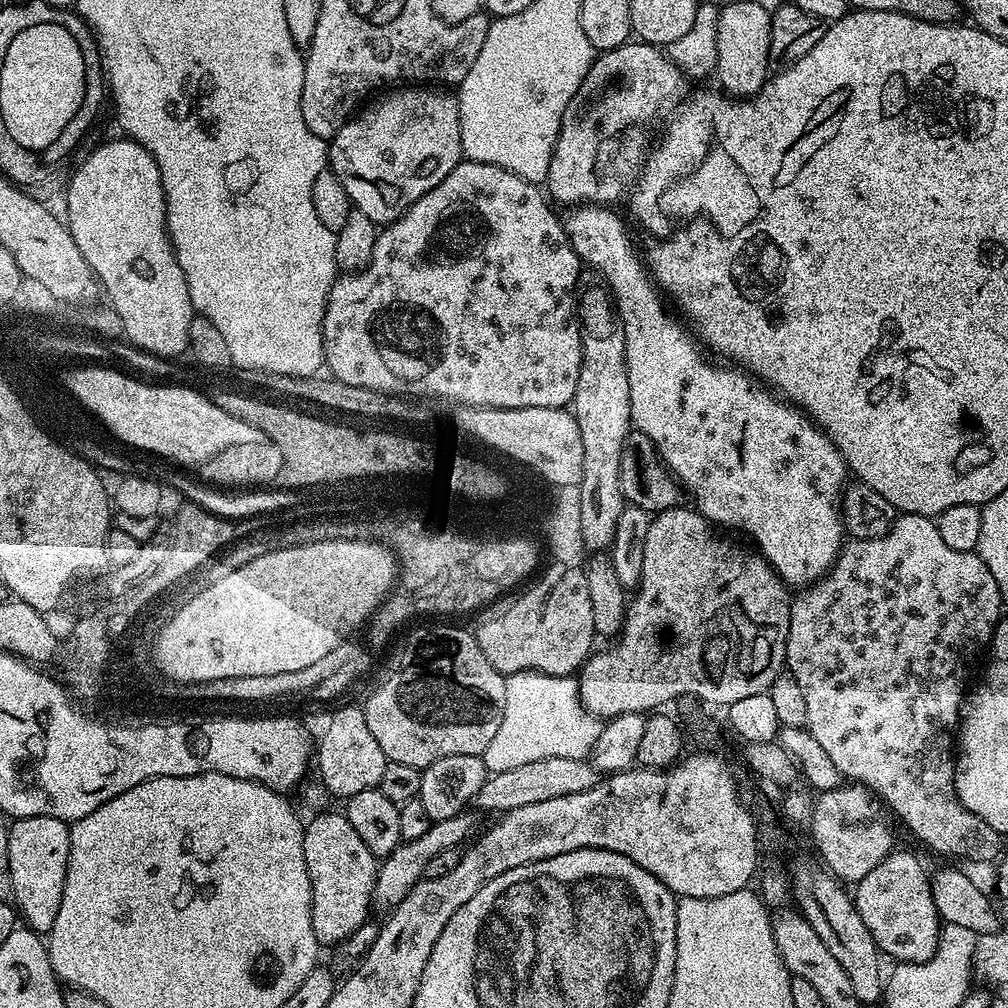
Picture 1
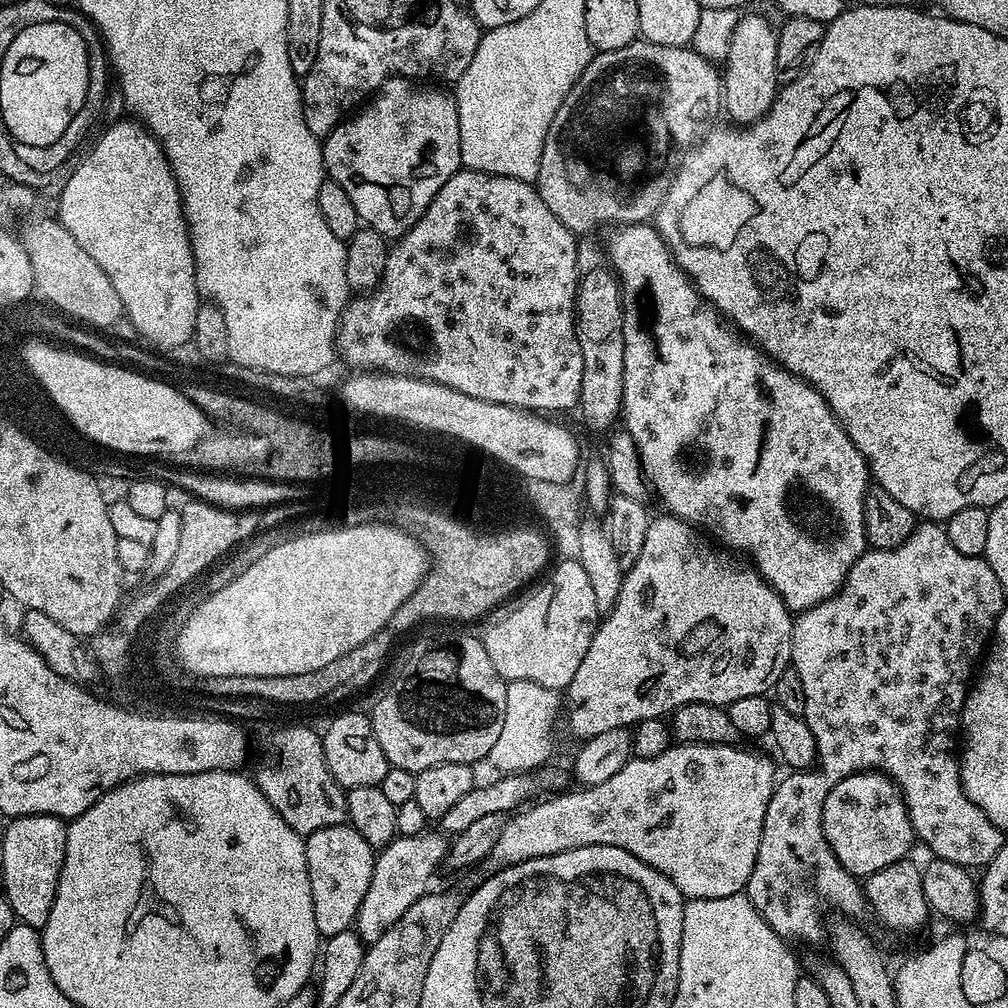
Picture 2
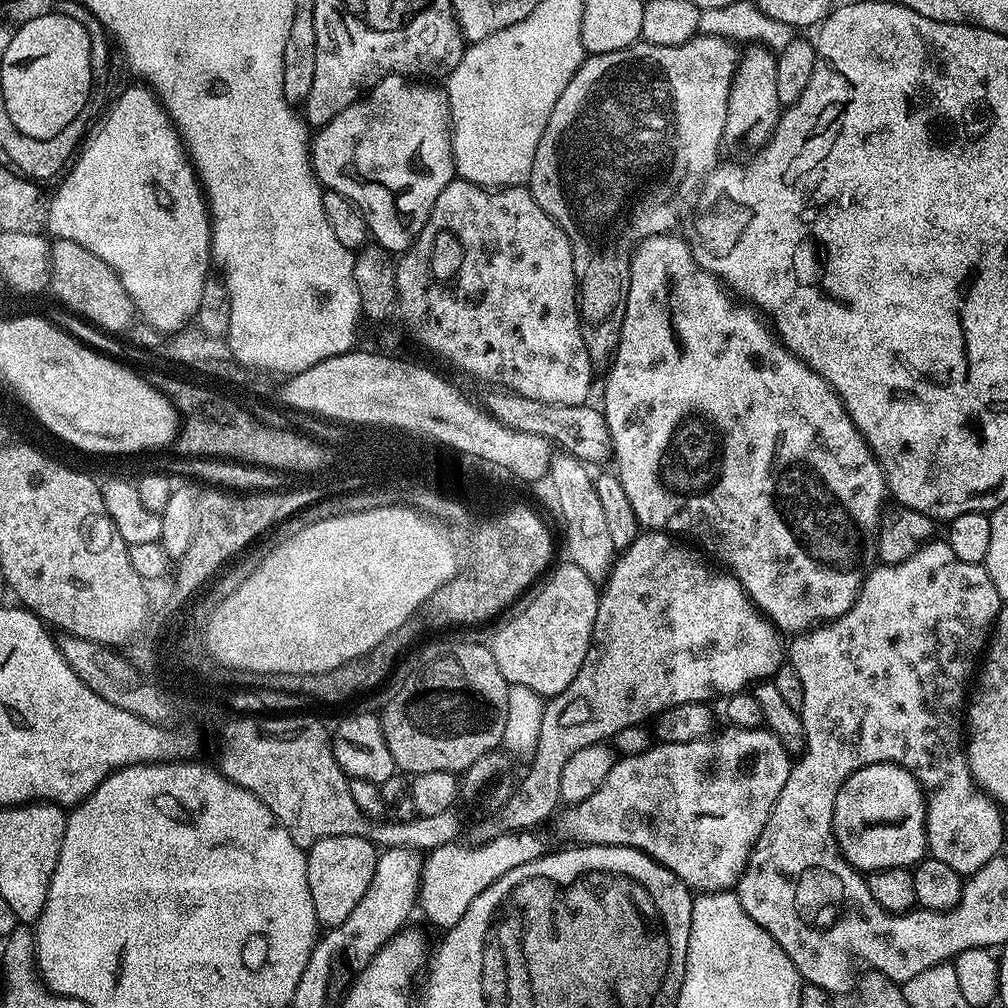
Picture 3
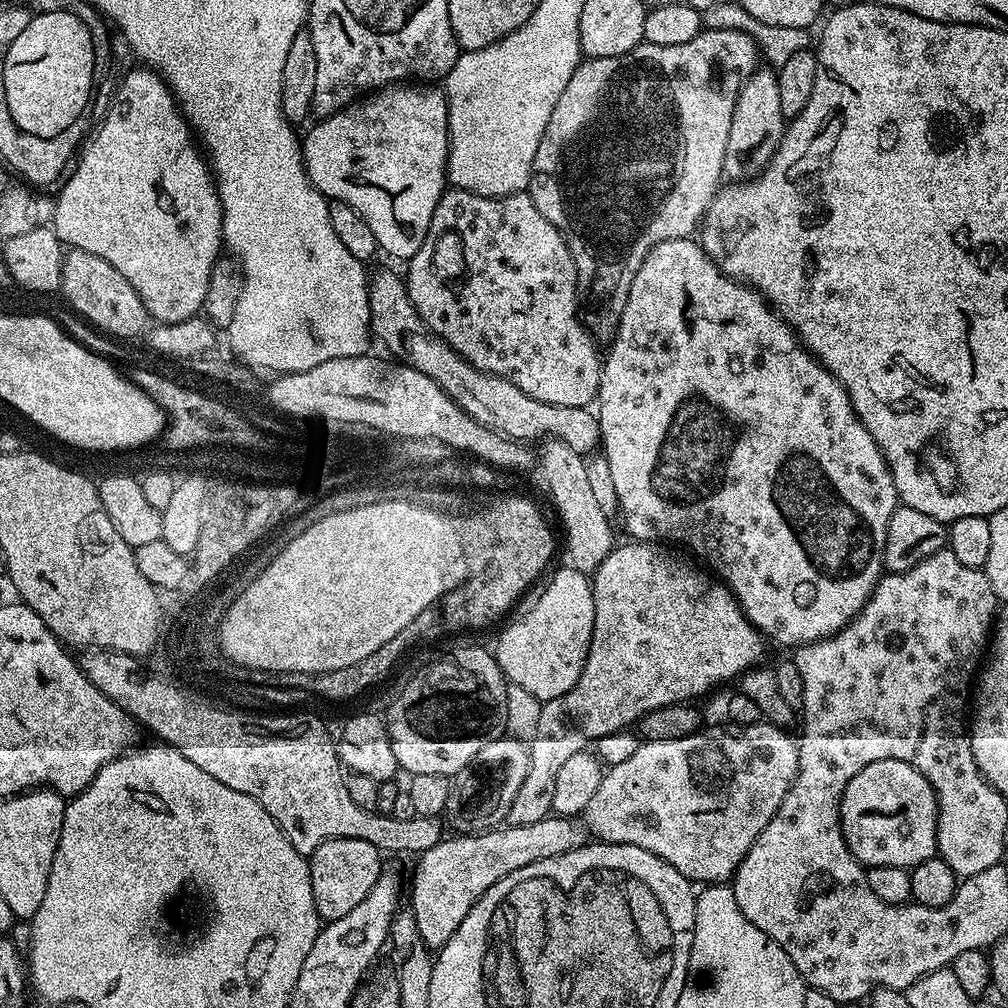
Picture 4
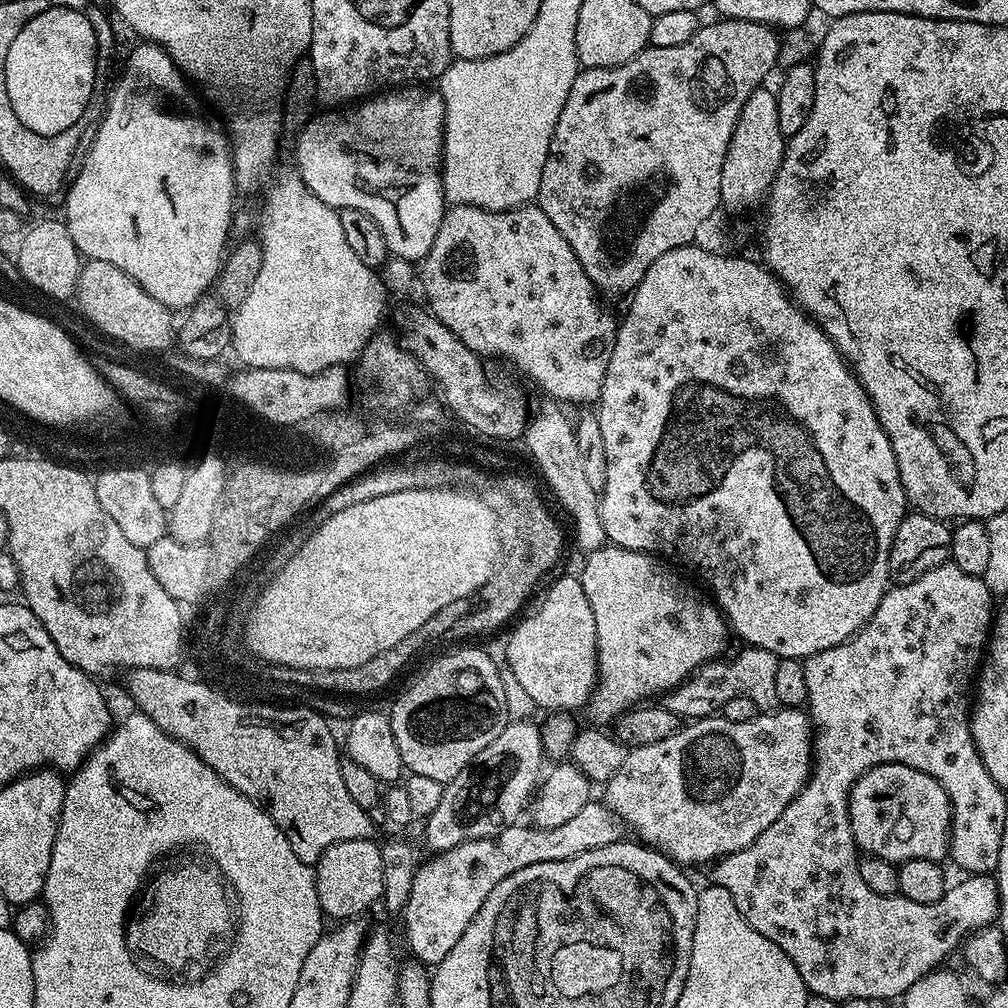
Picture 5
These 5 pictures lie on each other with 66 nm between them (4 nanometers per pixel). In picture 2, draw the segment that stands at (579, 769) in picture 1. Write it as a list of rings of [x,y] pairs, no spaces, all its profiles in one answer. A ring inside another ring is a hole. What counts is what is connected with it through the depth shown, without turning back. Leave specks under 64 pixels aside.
[[[541,766],[532,769],[531,772],[509,772],[507,774],[497,775],[496,781],[493,784],[477,783],[470,790],[470,794],[465,794],[458,802],[458,806],[450,806],[450,810],[444,816],[441,816],[438,821],[439,831],[444,834],[455,834],[478,822],[478,818],[482,818],[485,814],[498,814],[499,812],[505,814],[515,813],[517,810],[523,809],[529,802],[535,801],[537,798],[543,797],[545,794],[555,793],[557,790],[564,790],[569,787],[568,776],[570,780],[570,772],[567,767],[552,768],[553,766]]]

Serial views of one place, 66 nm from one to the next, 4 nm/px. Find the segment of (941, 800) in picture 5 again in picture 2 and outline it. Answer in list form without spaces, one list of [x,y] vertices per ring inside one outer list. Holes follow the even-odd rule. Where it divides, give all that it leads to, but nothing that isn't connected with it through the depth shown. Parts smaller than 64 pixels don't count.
[[[876,770],[856,772],[853,776],[838,781],[826,794],[824,805],[818,815],[822,838],[828,844],[831,859],[857,878],[867,878],[870,874],[905,859],[912,848],[912,842],[914,843],[911,818],[908,816],[907,806],[899,788],[888,776]]]

